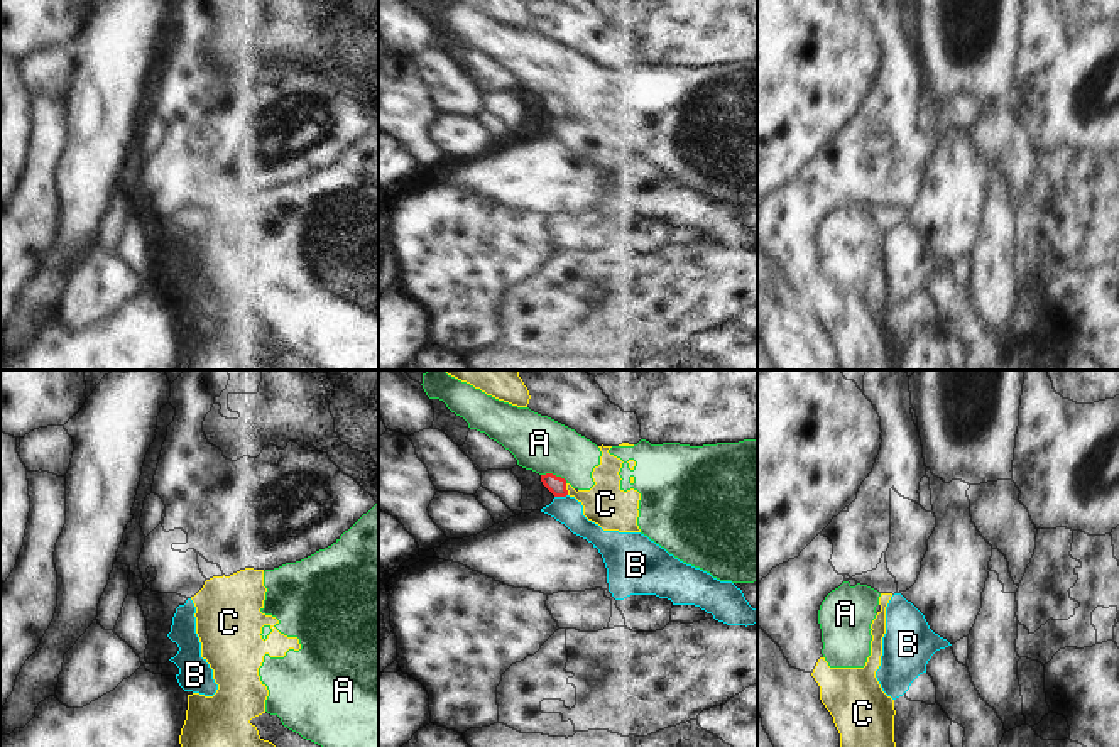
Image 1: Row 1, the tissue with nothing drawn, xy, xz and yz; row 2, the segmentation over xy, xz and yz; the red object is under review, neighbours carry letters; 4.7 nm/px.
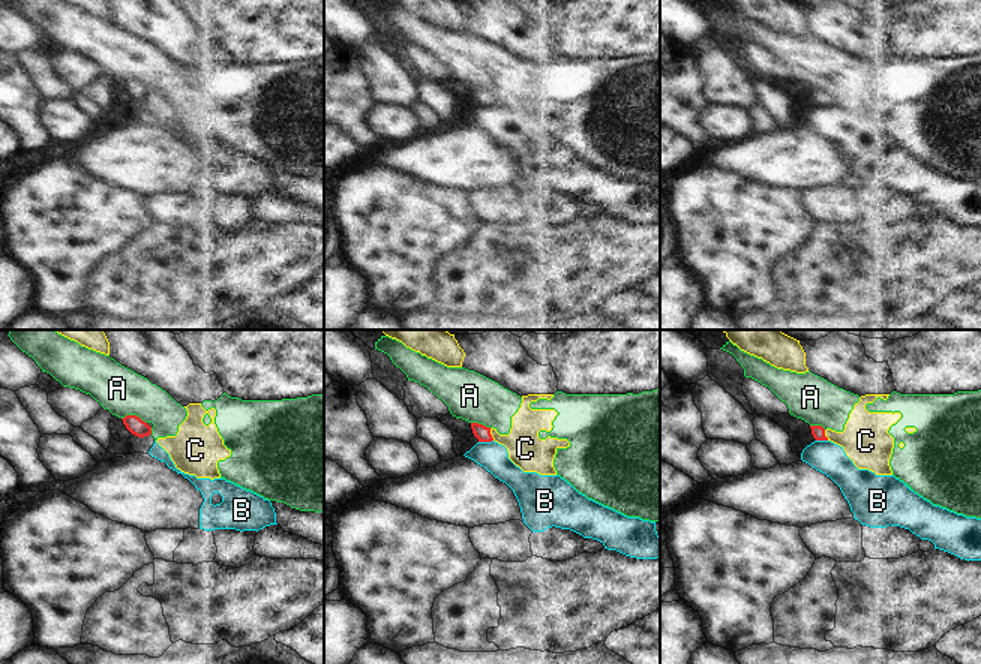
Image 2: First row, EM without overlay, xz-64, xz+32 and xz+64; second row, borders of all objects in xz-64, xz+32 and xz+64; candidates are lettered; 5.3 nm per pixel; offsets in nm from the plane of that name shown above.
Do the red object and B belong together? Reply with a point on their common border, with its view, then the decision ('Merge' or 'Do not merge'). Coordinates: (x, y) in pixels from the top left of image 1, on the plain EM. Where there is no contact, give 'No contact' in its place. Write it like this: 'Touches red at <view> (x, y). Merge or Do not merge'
Touches red at xz (560, 117). Do not merge

